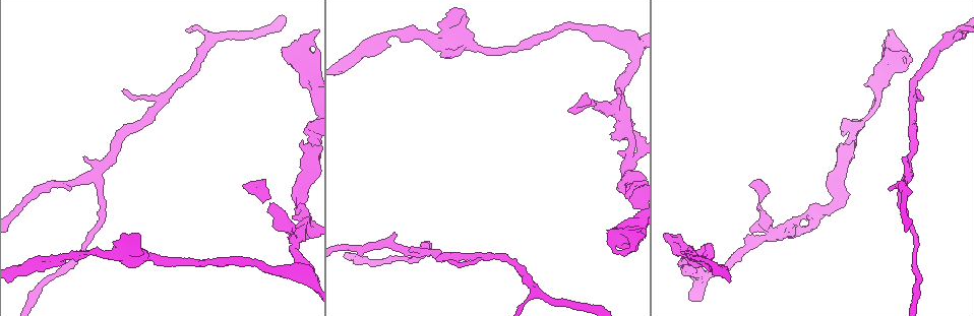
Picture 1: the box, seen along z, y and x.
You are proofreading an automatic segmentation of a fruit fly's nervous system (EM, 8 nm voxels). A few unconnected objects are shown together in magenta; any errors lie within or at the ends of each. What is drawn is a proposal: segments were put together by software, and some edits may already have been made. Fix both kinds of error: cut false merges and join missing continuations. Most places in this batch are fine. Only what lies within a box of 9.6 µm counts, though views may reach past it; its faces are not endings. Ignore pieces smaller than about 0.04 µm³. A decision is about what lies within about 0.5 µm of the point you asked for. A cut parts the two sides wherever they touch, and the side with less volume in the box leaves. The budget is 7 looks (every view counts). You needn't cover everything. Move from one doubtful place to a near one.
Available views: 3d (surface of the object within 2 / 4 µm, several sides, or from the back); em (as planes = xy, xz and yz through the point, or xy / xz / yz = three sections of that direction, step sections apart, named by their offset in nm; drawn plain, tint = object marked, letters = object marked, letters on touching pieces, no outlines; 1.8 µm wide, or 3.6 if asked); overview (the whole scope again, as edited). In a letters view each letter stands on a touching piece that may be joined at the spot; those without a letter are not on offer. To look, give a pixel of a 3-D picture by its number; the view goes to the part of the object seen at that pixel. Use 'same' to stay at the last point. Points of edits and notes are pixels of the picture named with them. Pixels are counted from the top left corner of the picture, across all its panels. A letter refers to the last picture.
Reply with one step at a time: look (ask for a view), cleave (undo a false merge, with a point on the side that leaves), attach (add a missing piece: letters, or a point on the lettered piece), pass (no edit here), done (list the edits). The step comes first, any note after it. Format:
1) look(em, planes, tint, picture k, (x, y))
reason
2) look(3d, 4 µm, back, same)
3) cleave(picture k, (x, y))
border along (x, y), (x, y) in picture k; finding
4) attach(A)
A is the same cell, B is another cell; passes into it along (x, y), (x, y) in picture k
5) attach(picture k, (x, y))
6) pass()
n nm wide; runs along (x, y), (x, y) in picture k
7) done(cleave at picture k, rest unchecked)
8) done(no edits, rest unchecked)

look(em, 3.6 µm, xz, step 16, letters, picture 1, (907, 157))
branch stops here

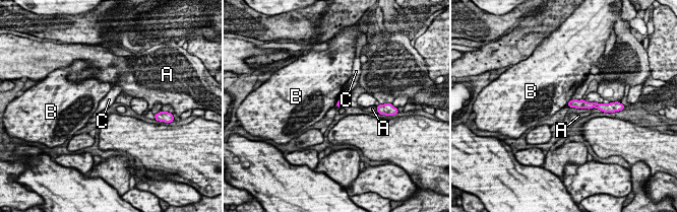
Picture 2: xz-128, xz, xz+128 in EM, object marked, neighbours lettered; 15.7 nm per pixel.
pass()
A, B and C are other cells; border along (570, 98), (566, 104) in picture 2; no lettered piece goes on from it

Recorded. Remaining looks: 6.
look(em, 3.6 µm, planes, tint, picture 1, (63, 255))

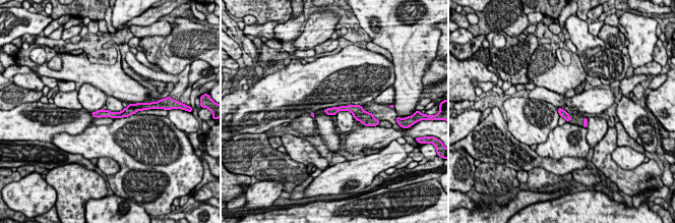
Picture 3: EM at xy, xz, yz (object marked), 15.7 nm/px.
look(em, 3.6 µm, planes, letters, same)

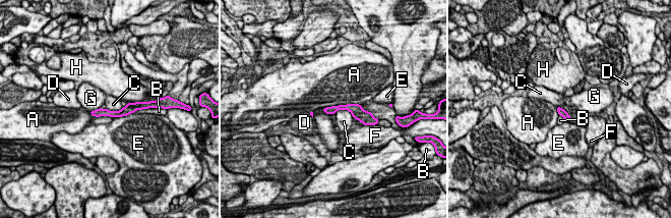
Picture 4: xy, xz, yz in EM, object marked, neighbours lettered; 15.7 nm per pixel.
pass()
A, B, C, D, E, F, G and H are other cells; one cell here

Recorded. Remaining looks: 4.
look(em, 3.6 µm, planes, letters, picture 1, (624, 120))

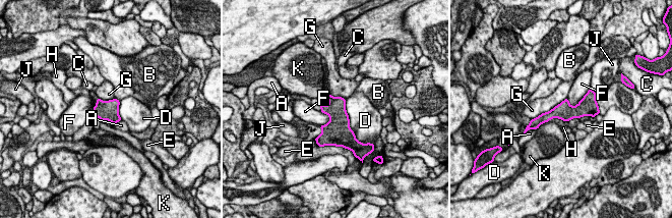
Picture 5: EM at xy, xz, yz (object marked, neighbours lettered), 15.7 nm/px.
pass()
300 nm wide; A, B, C, D, E, F, G, H, J and K are other cells; border along (590, 88), (576, 104), (568, 103) in picture 5; one cell here

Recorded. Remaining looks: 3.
done(no edits, rest unchecked)

